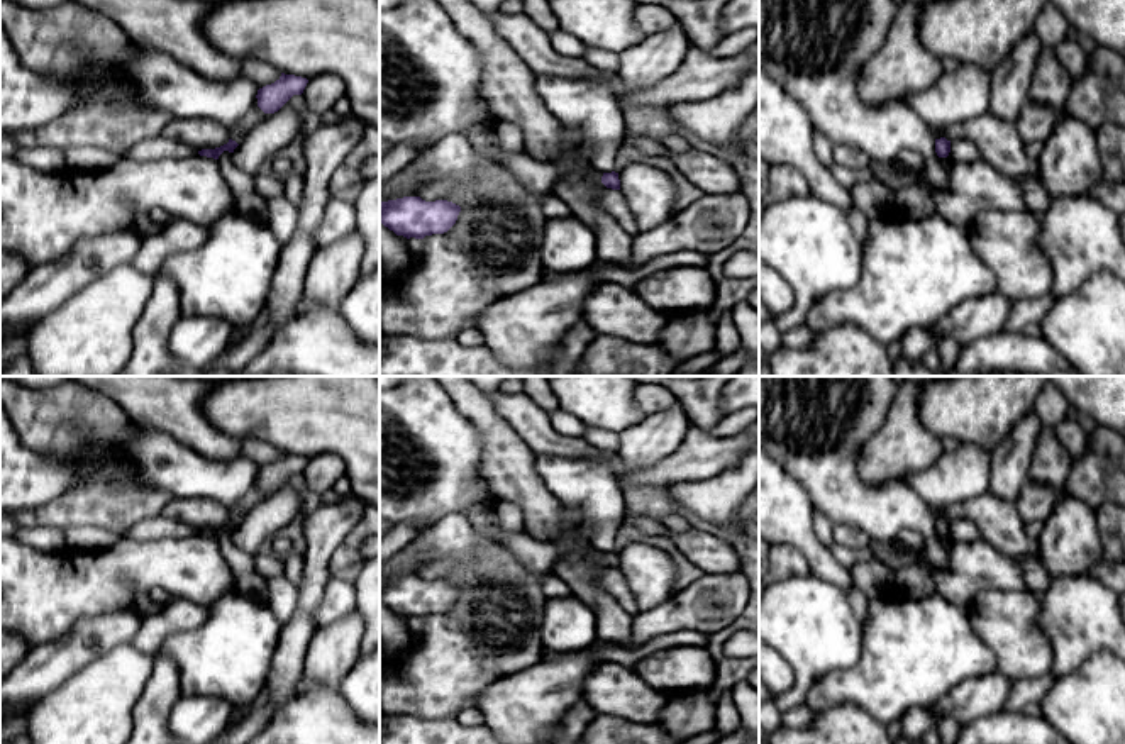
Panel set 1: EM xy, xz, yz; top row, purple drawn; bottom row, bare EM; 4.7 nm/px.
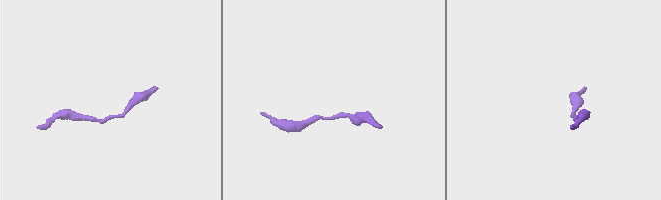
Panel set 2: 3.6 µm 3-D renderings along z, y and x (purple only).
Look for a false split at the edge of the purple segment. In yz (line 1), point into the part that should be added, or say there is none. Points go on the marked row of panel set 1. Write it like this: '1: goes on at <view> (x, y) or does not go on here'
1: does not go on here

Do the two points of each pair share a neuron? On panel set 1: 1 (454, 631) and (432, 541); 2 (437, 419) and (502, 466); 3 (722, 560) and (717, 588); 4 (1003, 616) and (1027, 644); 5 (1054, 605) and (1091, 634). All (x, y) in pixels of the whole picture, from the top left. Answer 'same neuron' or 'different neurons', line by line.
1: same neuron
2: different neurons
3: different neurons
4: same neuron
5: same neuron

